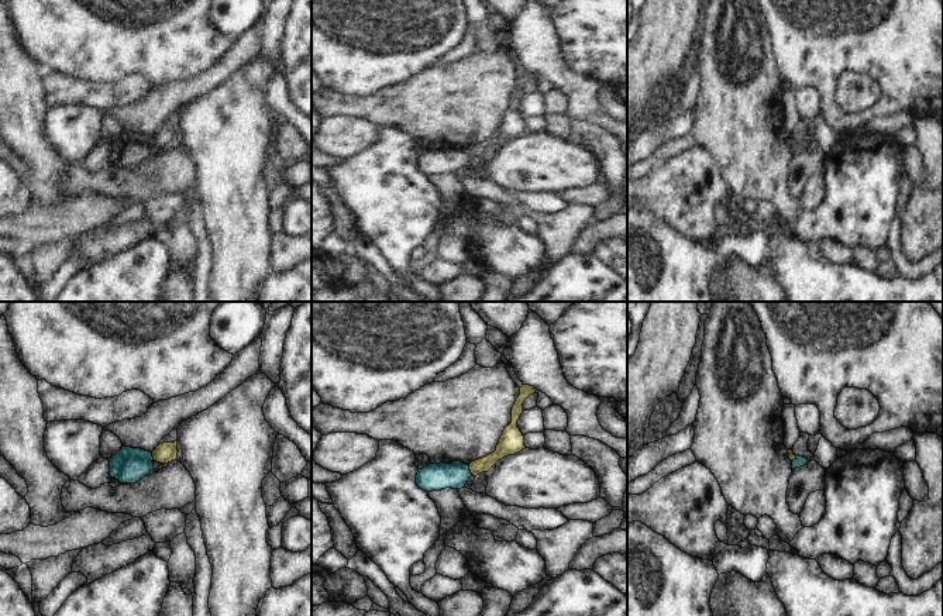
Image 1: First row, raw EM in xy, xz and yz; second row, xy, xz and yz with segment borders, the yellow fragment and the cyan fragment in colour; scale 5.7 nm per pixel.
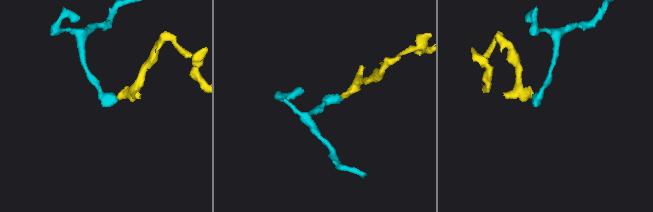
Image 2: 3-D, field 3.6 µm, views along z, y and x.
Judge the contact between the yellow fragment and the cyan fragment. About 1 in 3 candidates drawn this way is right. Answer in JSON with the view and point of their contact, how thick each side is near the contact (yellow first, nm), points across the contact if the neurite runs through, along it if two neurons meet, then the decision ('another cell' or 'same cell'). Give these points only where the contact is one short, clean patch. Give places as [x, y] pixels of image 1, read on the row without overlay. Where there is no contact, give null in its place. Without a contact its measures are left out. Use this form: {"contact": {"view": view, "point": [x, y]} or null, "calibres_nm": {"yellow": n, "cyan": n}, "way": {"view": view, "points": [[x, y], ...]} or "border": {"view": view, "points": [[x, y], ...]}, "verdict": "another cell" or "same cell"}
{"contact": {"view": "xz", "point": [470, 154]}, "calibres_nm": {"yellow": 110, "cyan": 160}, "border": {"view": "xz", "points": [[468, 150], [472, 158]]}, "verdict": "another cell"}

